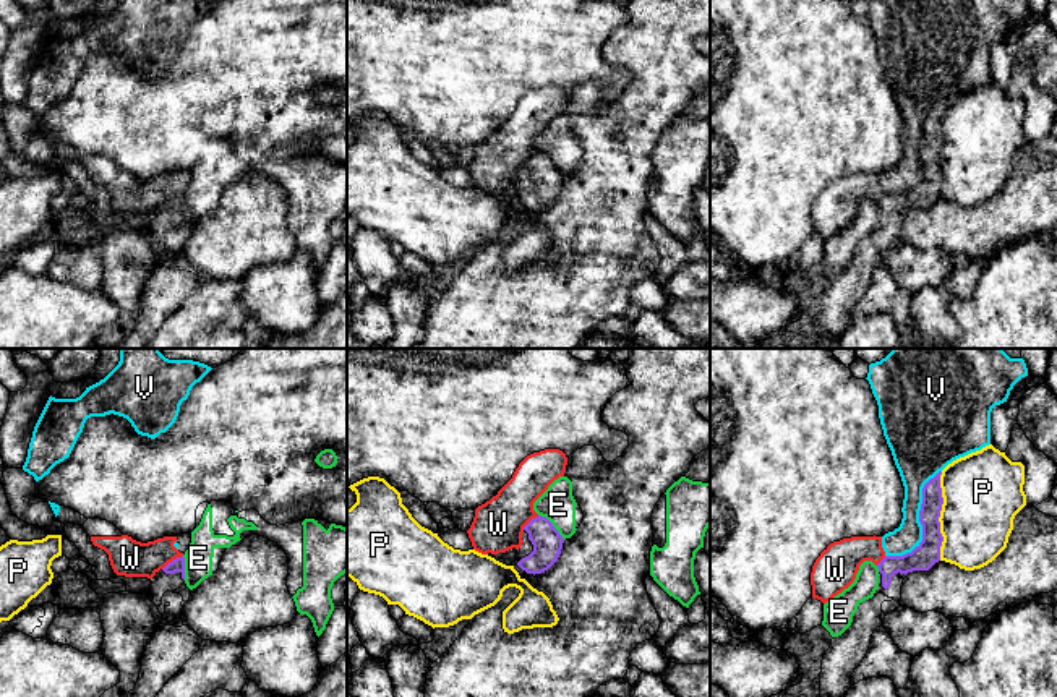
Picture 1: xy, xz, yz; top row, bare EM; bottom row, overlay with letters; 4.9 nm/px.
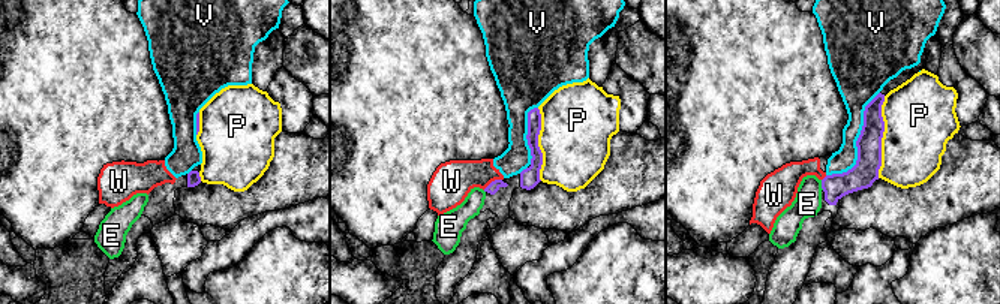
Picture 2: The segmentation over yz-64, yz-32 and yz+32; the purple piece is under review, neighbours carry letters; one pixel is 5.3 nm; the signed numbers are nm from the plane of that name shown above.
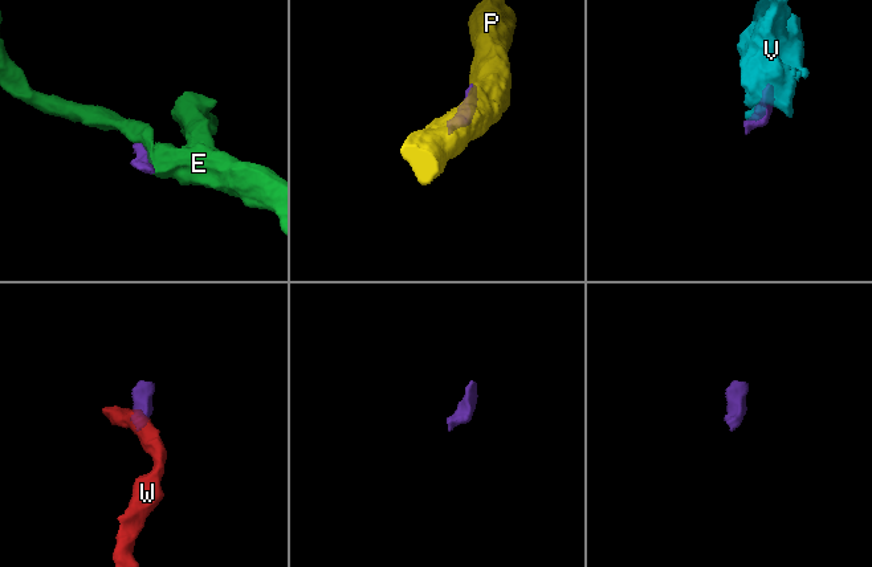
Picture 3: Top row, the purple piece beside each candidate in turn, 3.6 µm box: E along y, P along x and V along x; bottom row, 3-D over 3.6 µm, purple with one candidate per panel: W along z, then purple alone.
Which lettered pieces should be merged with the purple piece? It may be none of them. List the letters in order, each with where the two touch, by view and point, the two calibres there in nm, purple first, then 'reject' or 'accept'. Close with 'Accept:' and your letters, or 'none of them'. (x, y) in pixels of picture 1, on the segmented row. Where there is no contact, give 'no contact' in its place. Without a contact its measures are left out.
E: contact xz (552, 525); calibres 150 and 170 nm; reject
P: contact yz (939, 516); calibres 120 and 400 nm; reject
V: contact yz (920, 521); calibres 120 and 160 nm; reject
W: contact xy (174, 560); calibres 70 and 190 nm; reject
Accept: none of them

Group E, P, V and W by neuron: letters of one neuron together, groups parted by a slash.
E / P / V W

